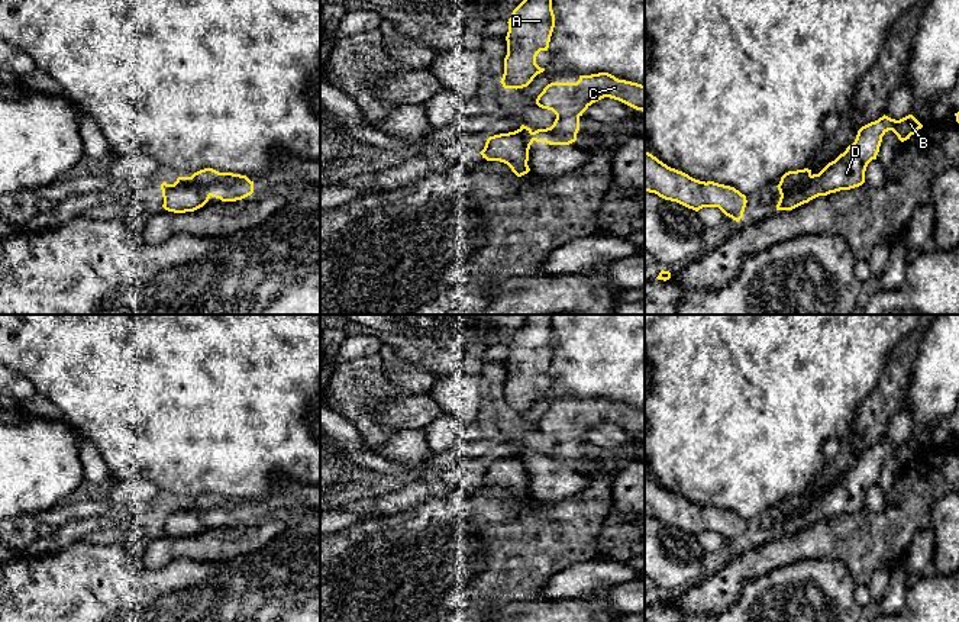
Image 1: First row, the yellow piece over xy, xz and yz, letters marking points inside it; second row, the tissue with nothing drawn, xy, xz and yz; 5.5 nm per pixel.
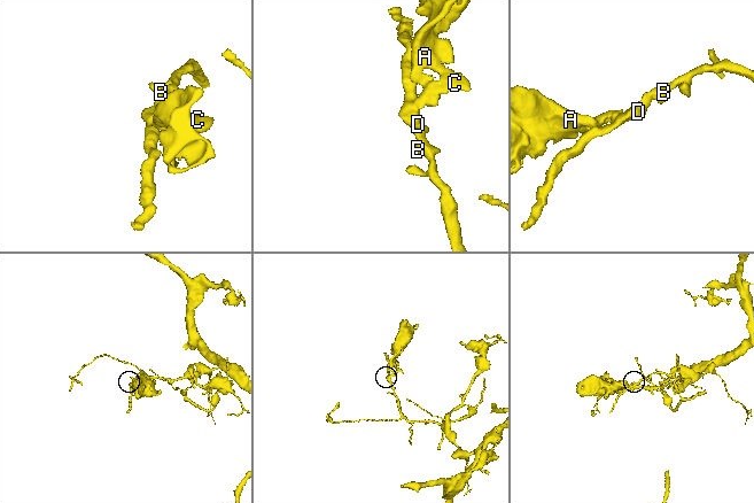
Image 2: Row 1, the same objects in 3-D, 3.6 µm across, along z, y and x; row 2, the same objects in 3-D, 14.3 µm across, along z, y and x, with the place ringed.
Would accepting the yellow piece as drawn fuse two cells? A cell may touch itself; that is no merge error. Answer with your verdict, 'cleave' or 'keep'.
cleave

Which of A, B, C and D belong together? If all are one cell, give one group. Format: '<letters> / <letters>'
A C / B D

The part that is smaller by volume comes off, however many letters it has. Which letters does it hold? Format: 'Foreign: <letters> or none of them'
Foreign: A, C

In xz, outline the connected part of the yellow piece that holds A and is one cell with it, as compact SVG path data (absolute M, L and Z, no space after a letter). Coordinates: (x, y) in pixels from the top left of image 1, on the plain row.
M526 315L524 325L508 344L507 380L504 383L504 413L527 412L543 397L536 389L540 376L548 376L555 352L552 315Z

